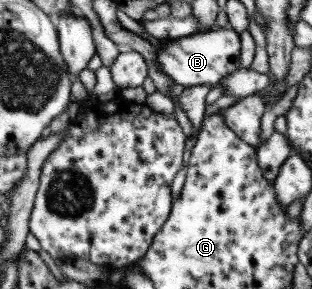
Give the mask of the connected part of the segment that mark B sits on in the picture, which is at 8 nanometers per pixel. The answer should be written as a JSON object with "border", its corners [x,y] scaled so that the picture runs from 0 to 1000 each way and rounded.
{"border":[[[679,97],[654,118],[615,118],[577,135],[532,138],[500,170],[510,232],[564,287],[583,298],[663,291],[692,301],[734,256],[772,232],[769,118],[750,100]]]}

